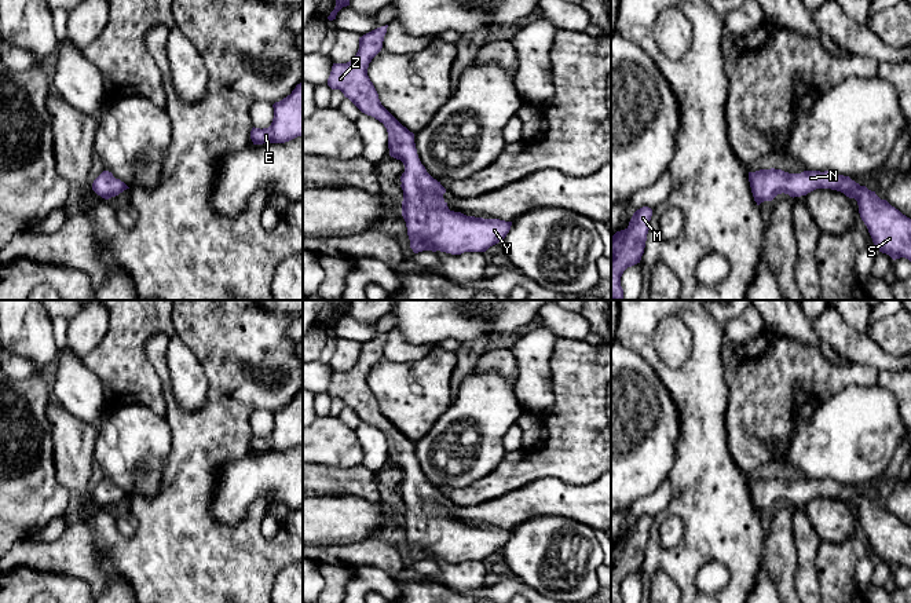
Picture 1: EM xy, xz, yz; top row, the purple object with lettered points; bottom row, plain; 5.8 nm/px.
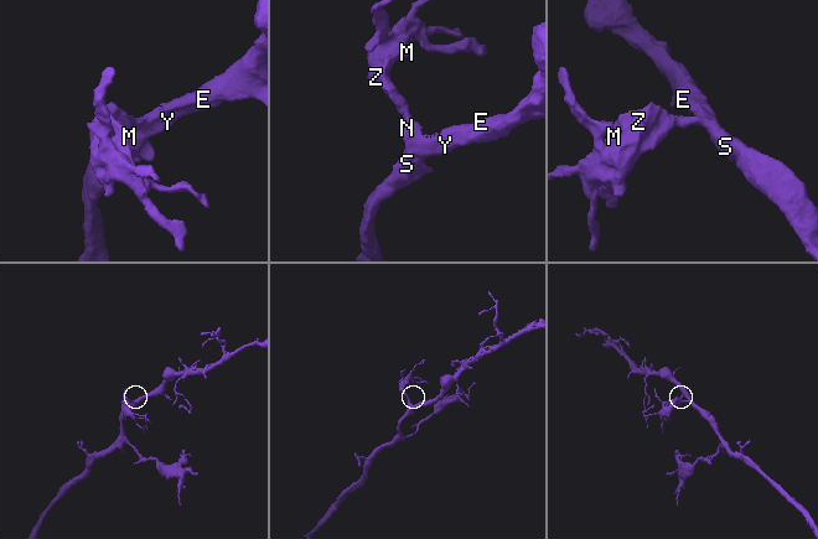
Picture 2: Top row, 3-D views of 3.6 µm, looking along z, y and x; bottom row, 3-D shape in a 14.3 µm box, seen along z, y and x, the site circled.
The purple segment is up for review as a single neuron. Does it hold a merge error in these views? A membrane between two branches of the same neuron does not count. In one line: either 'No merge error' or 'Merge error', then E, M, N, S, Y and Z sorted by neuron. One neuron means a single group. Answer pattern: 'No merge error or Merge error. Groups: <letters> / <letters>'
No merge error. Groups: E M N S Y Z

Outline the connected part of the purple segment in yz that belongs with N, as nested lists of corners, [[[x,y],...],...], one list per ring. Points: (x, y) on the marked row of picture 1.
[[[771,168],[749,172],[749,182],[757,205],[772,201],[782,193],[794,198],[816,189],[841,191],[857,201],[860,218],[879,252],[889,255],[893,260],[905,257],[911,262],[911,219],[849,176],[830,171],[789,173]]]

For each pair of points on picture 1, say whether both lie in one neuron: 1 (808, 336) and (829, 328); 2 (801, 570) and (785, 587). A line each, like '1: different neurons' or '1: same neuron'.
1: different neurons
2: different neurons

